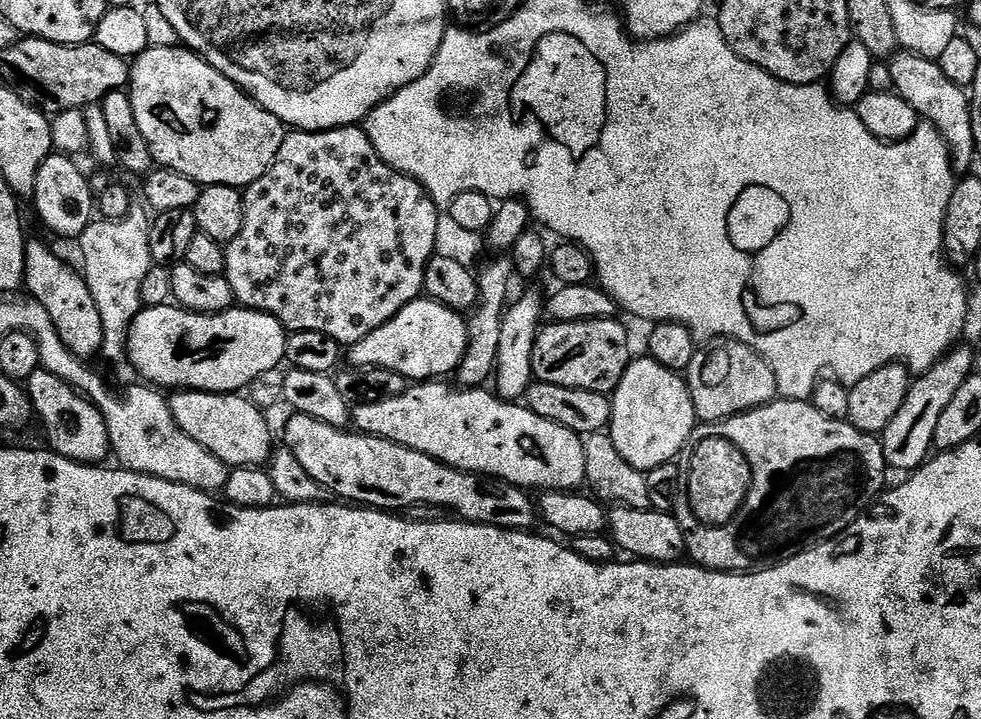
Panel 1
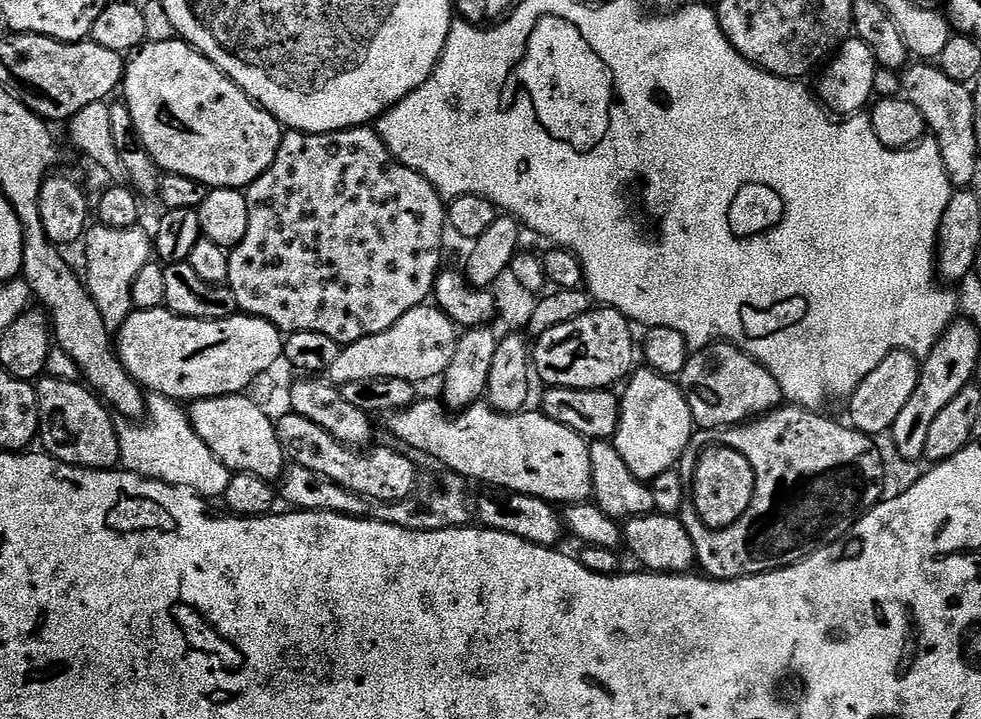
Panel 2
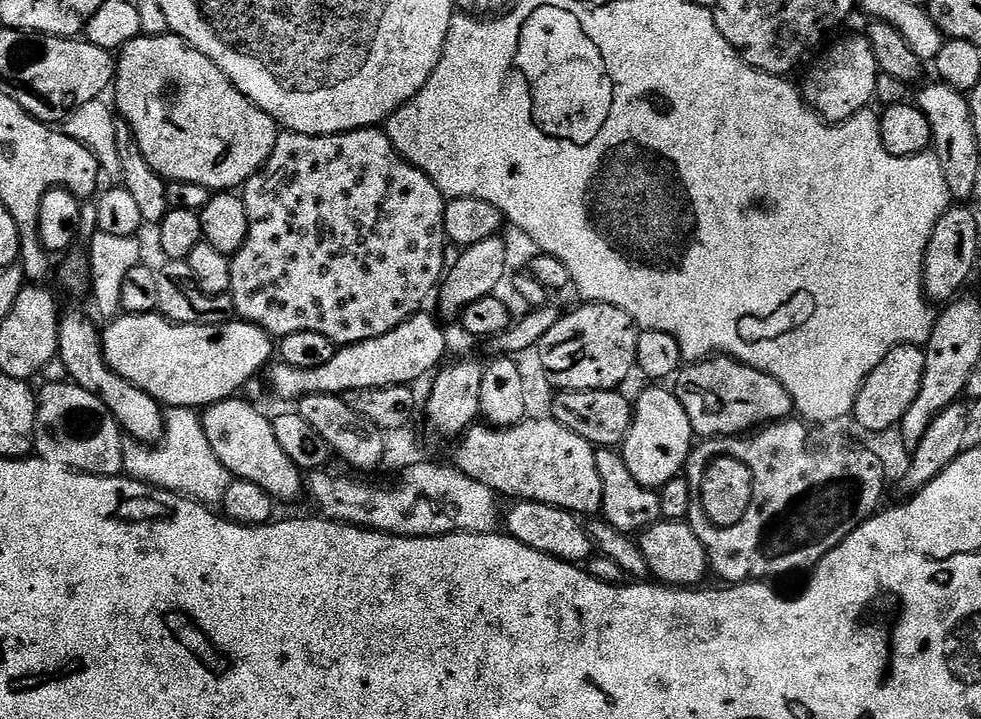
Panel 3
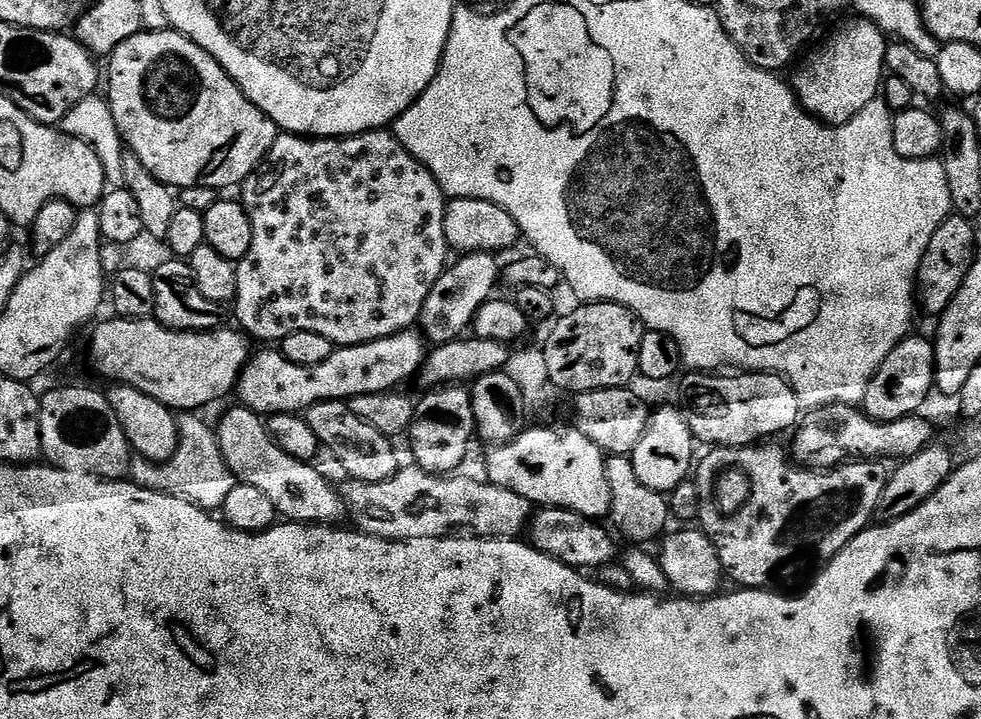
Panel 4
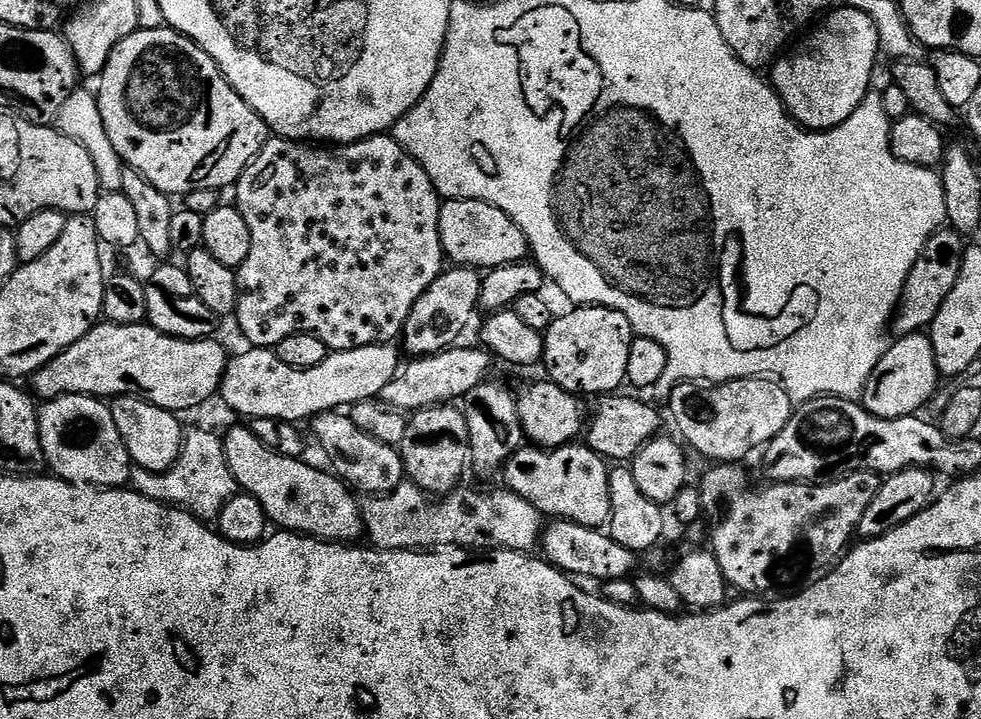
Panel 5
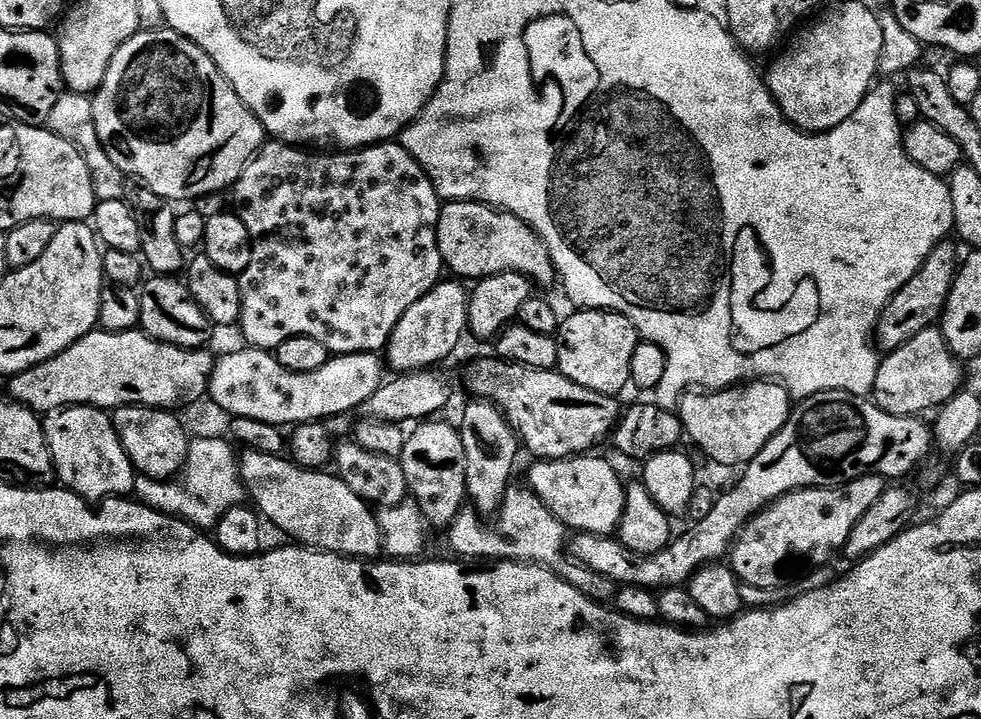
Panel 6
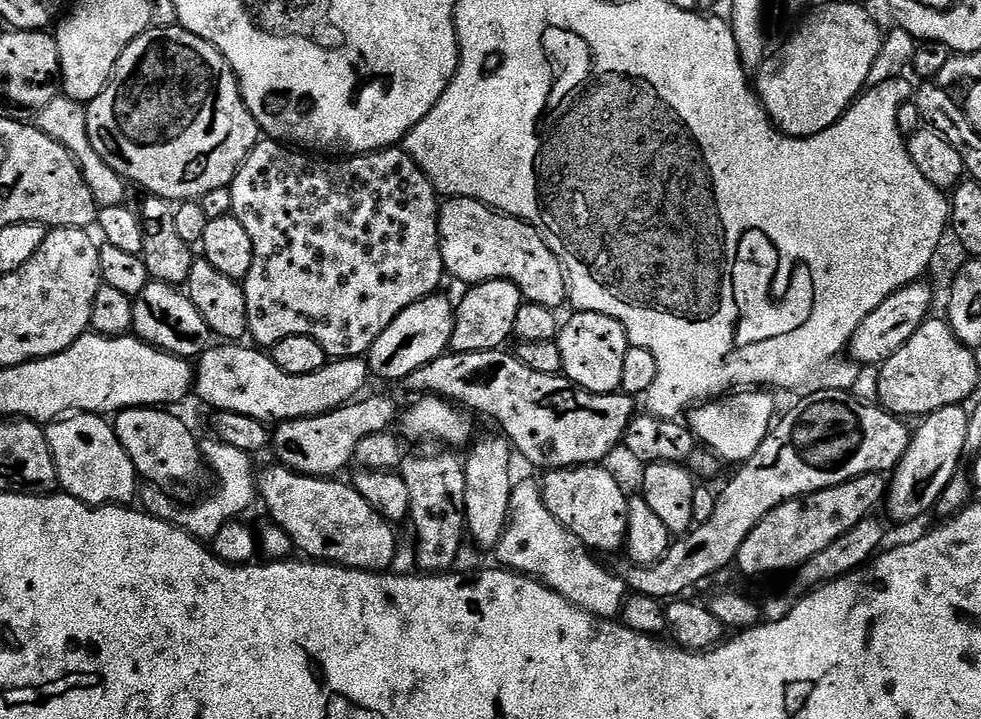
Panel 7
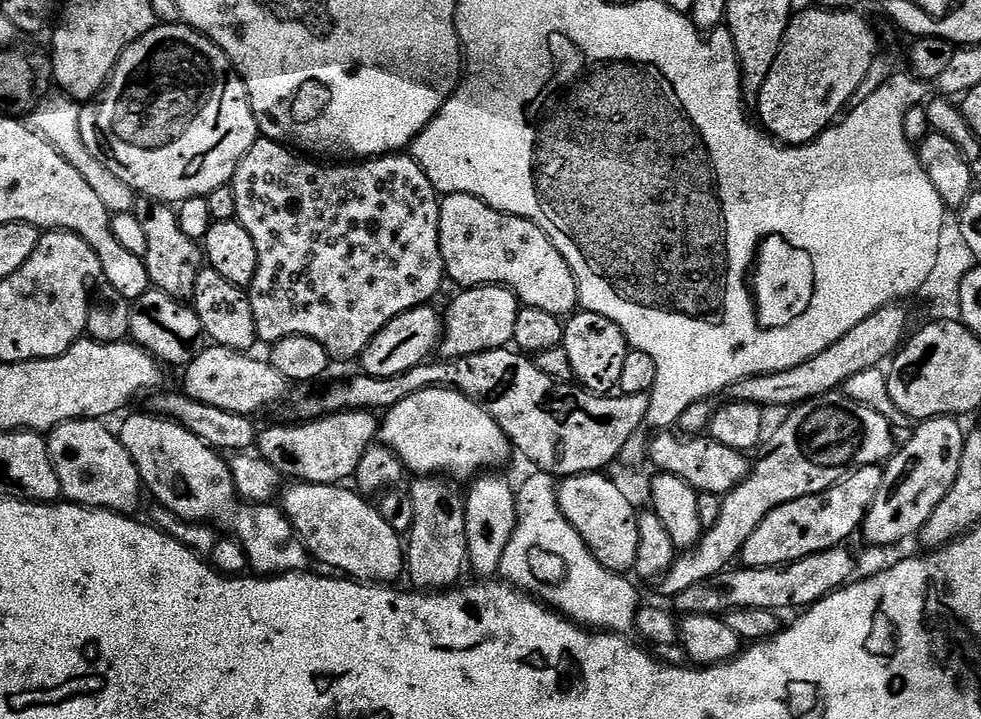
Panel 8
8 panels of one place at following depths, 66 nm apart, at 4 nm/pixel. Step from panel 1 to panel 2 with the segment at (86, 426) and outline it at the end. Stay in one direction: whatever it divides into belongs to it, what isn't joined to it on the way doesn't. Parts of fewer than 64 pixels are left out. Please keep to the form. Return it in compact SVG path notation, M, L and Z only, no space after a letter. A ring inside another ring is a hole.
M47 379L36 384L39 447L55 460L73 464L75 468L115 469L120 464L120 436L116 433L117 421L104 401L83 383Z

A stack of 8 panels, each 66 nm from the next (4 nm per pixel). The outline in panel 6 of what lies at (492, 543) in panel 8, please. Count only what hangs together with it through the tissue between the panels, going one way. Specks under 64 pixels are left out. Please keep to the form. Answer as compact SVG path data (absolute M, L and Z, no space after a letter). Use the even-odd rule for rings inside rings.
M469 399L464 408L464 421L459 421L460 437L466 446L466 486L471 507L480 513L481 517L492 518L499 512L505 494L513 483L512 471L516 468L516 459L522 453L522 445L516 431L512 429L512 421L504 415L503 408L490 400Z

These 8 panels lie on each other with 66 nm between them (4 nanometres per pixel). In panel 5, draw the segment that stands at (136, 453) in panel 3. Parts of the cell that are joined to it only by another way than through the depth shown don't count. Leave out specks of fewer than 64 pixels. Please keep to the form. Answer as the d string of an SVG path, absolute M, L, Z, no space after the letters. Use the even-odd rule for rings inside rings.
M196 428L193 432L191 429L185 435L180 456L170 470L151 472L145 468L133 467L130 484L138 494L159 504L183 508L191 516L197 516L205 522L215 521L222 506L226 506L226 502L230 502L230 498L238 492L234 474L226 462L223 439L204 428Z

